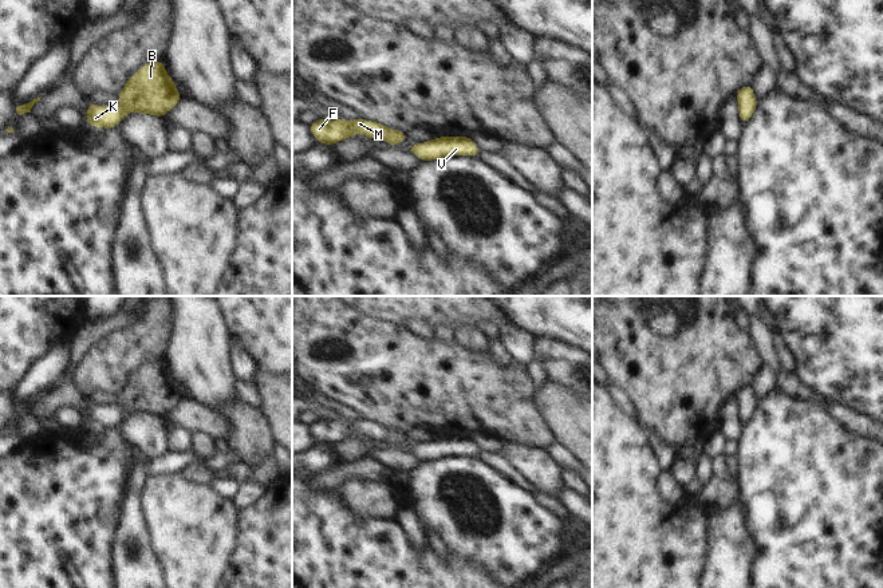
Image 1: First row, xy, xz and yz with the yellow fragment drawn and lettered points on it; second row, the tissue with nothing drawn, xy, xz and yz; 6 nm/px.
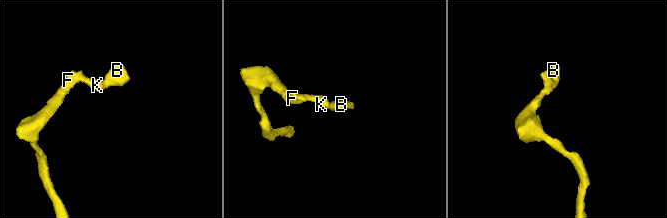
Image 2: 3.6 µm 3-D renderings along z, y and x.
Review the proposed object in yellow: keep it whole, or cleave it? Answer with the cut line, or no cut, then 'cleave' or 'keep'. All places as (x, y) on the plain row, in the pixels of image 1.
no cut | keep

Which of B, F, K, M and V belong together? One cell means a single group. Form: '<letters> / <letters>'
B F K M V

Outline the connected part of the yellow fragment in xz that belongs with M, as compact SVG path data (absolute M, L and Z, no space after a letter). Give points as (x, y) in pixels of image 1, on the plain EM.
M318 418L314 423L308 425L308 427L318 443L330 446L354 437L356 433L370 439L382 439L387 442L390 447L405 442L407 437L402 430L387 429L379 422L364 421L362 418L354 421L346 421L343 418L327 421Z

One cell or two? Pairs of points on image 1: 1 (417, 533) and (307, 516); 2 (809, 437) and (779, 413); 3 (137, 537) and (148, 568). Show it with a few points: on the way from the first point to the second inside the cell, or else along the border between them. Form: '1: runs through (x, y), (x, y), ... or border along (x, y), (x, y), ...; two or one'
1: border along (393, 519), (414, 545), (426, 545); two
2: runs through (801, 437), (785, 421); one
3: runs through (137, 545), (140, 560); one

